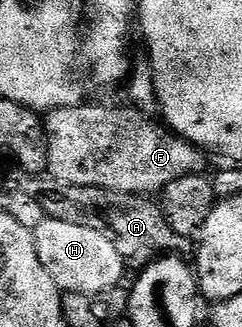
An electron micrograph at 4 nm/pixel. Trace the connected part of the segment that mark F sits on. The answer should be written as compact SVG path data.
M85 103L74 107L49 109L44 117L44 130L48 133L47 172L61 185L86 185L141 195L163 194L165 187L174 183L174 179L195 173L203 174L208 165L207 159L204 158L207 157L205 150L187 138L180 137L167 124L155 120L155 116L133 107L111 109L108 105Z

